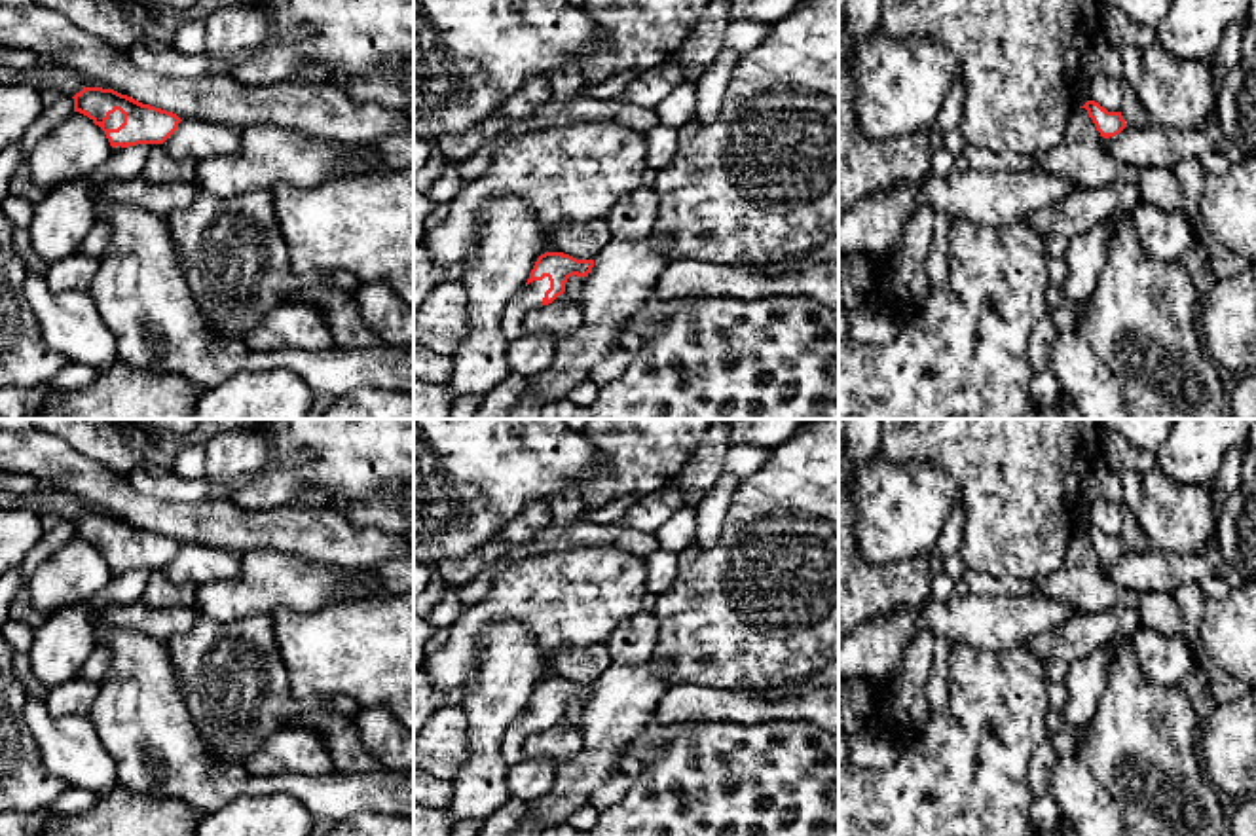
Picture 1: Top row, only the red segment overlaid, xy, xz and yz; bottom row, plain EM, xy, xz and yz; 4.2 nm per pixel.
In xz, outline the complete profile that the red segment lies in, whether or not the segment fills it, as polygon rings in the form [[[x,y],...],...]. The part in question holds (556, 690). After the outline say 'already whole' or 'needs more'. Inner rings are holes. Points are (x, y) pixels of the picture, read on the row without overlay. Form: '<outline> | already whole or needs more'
[[[546,673],[541,679],[529,698],[526,711],[512,720],[501,739],[503,758],[512,766],[524,760],[524,741],[543,730],[552,728],[565,717],[569,701],[588,701],[594,692],[594,684],[577,684],[569,679]]] | needs more

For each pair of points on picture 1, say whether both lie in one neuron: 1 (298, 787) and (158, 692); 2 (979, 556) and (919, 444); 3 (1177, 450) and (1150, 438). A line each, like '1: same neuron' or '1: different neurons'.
1: same neuron
2: same neuron
3: different neurons

